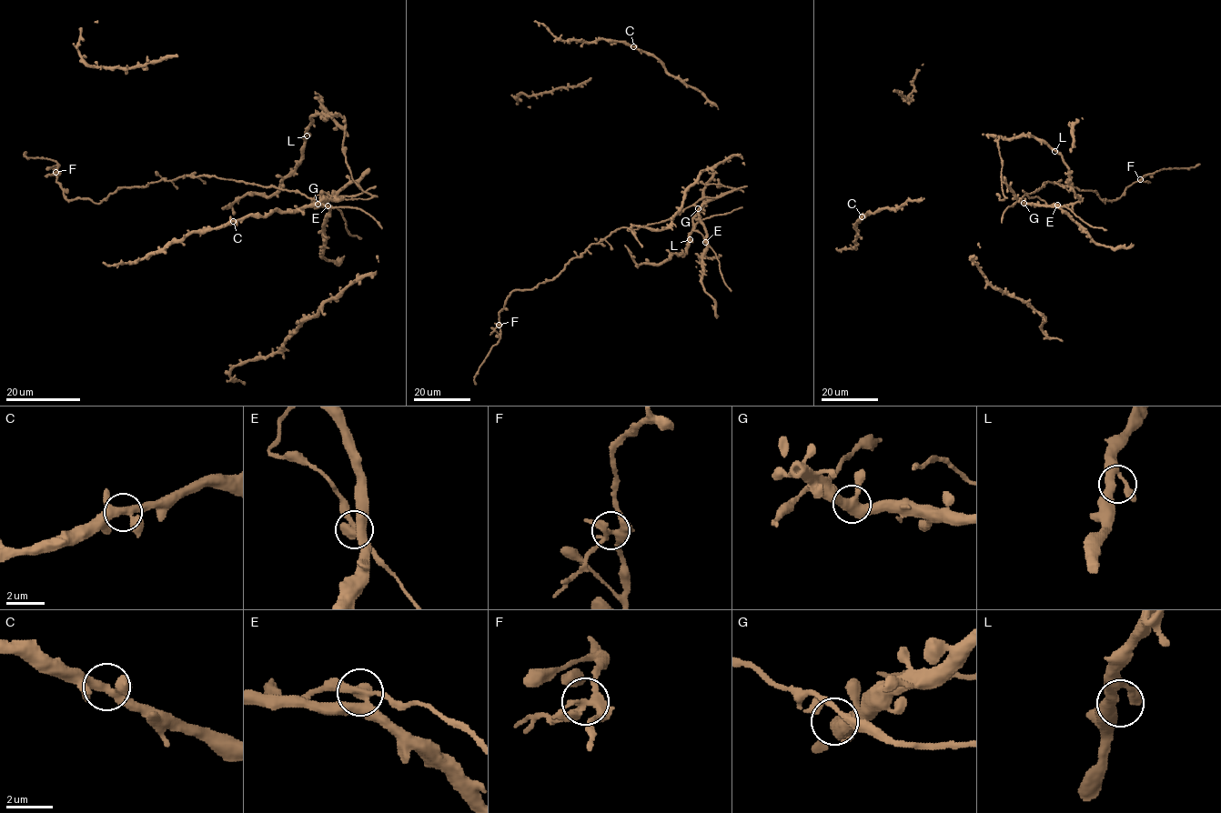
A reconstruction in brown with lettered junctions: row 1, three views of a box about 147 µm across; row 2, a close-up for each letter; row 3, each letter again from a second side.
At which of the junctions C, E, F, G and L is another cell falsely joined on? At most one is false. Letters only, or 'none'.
F

